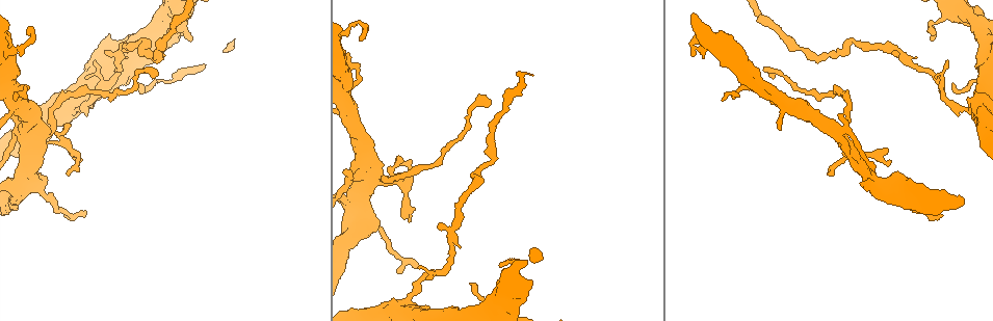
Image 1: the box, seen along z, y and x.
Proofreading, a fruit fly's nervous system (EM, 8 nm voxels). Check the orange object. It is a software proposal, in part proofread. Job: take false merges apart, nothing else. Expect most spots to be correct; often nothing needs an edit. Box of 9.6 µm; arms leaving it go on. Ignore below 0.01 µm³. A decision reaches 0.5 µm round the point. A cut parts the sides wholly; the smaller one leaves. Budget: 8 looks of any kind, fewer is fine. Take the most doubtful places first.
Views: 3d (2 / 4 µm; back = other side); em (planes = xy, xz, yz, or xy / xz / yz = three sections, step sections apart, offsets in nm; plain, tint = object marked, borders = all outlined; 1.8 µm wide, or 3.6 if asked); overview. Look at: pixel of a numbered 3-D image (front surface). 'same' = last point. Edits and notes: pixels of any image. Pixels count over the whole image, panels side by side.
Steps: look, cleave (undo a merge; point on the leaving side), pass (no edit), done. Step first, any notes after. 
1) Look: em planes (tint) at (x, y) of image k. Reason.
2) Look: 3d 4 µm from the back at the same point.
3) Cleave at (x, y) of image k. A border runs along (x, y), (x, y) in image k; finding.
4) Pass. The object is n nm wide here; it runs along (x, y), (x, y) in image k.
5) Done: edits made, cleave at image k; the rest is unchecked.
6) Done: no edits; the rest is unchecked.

Look: 3d 4 µm at (39, 137) of image 1. A narrow waist.

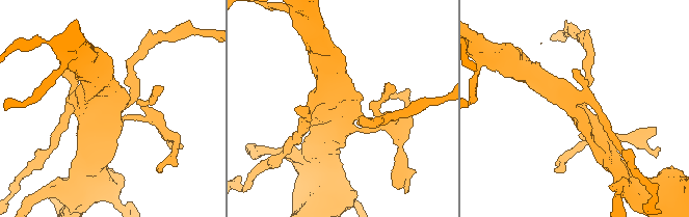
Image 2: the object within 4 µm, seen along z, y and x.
Look: em yz step 16 (tint) at (114, 109) of image 2.

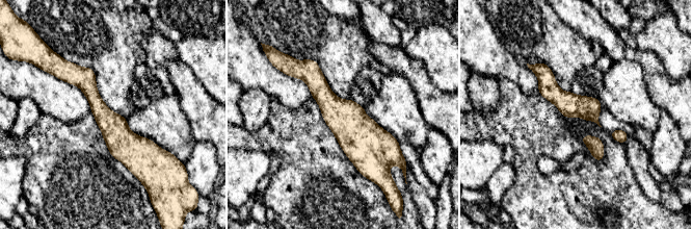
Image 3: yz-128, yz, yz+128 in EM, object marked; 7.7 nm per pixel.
Pass. It runs along (308, 62), (364, 141), (365, 172) in image 3; all the same neuron.

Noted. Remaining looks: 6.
Look: 3d 4 µm at (505, 308) of image 1. Closes a loop.

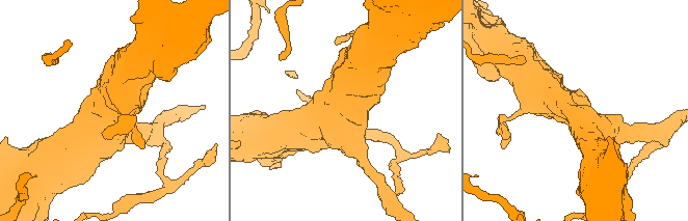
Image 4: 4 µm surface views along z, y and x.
Look: em 3.6 µm planes (tint) at (344, 115) of image 4.

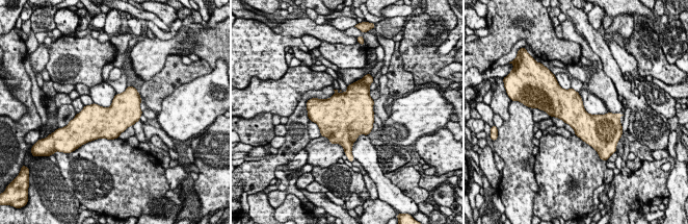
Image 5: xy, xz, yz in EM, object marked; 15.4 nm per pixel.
Pass. The object is 400 nm wide here; all the same neuron.

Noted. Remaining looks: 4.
Look: 3d 2 µm at (691, 43) of image 1. A narrow waist.

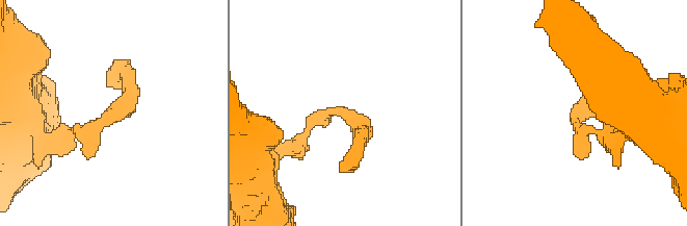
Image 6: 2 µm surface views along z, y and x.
Look: em yz step 4 (tint) at (578, 119) of image 6.

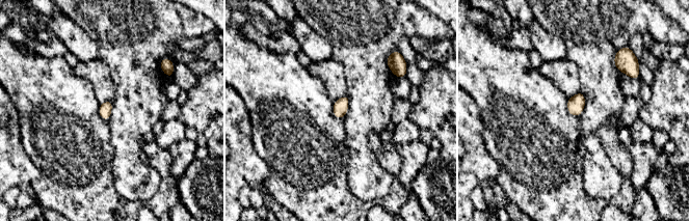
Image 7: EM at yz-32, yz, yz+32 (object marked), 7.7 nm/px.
Look: em planes (tint) at the same point. Cut it another way.

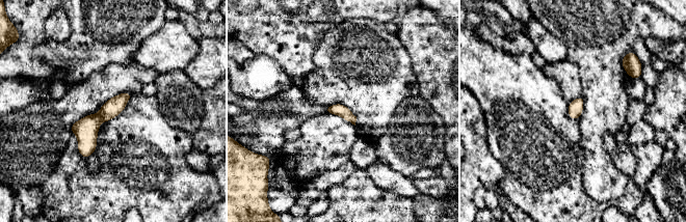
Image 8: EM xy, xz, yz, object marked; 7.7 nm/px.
Pass. It runs along (128, 94), (86, 131), (85, 155) in image 8; continuous, no second neuron.

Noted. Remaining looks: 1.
Done: no edits; the rest is unchecked.

